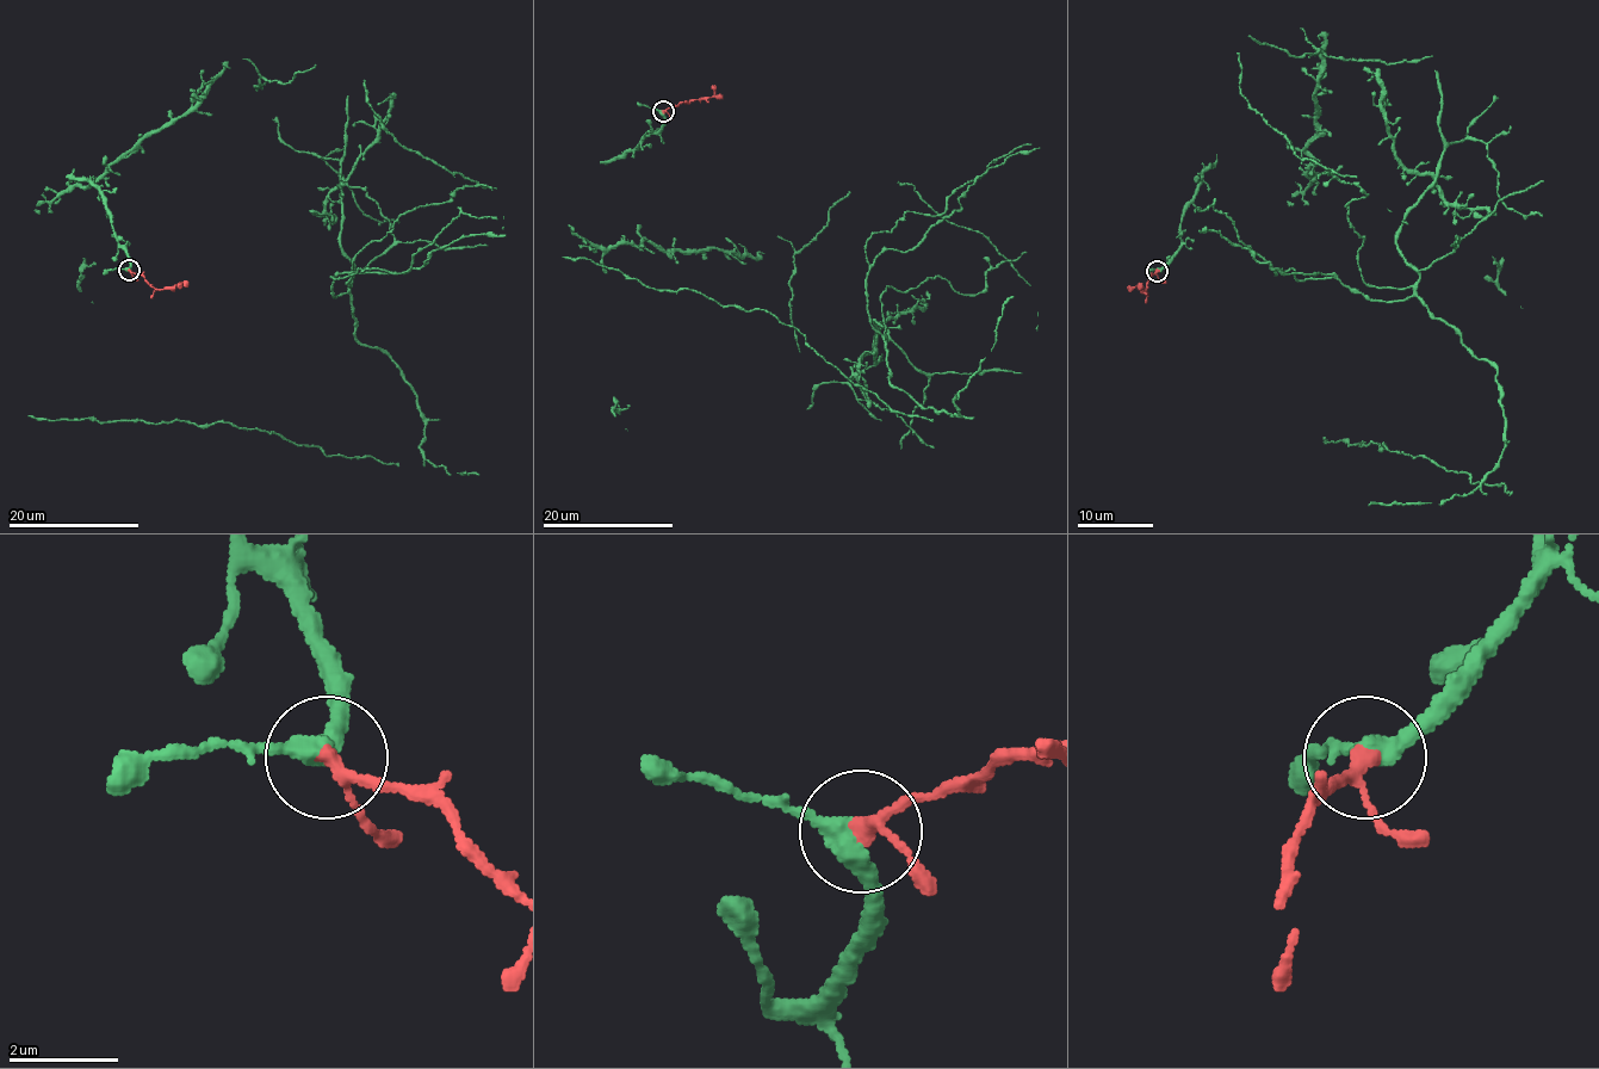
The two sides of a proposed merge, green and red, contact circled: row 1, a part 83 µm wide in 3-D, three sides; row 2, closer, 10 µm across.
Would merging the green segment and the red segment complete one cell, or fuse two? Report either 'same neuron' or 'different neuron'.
same neuron

